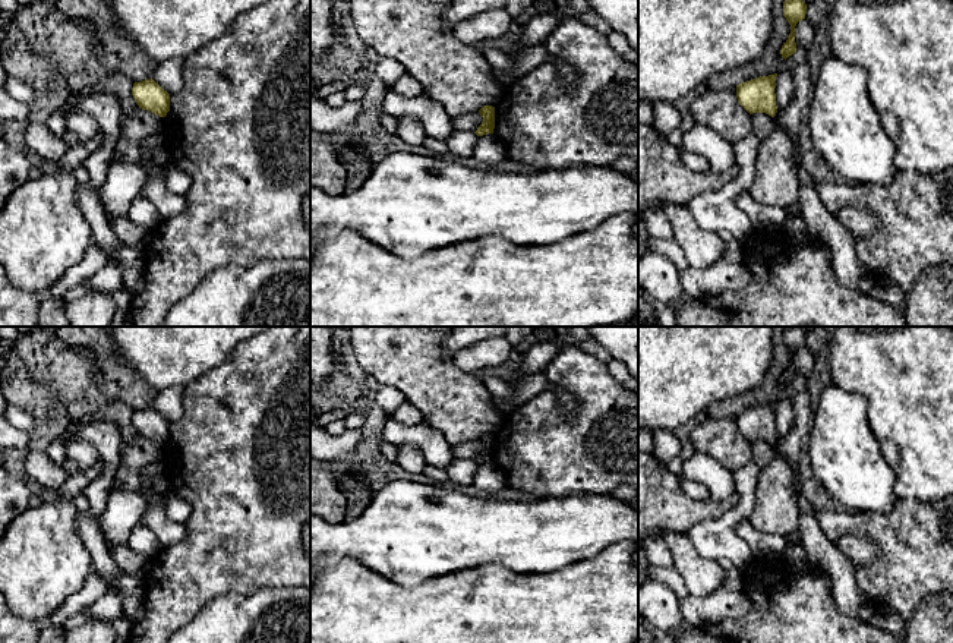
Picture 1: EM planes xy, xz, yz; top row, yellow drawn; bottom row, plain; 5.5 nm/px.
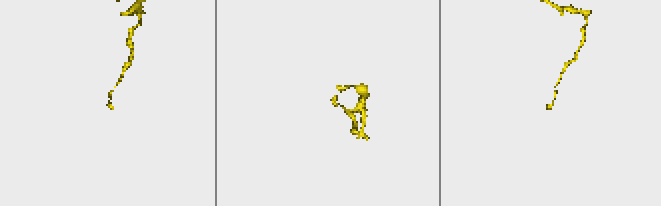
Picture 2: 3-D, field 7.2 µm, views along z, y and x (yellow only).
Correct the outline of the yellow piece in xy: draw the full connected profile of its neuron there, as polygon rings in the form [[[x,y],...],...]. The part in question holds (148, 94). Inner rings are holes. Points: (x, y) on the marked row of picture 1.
[[[152,78],[135,82],[132,95],[142,110],[148,110],[160,117],[165,117],[170,111],[170,94]]]

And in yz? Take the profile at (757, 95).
[[[760,76],[736,85],[738,103],[750,113],[766,113],[771,117],[777,113],[776,105],[776,76]]]

